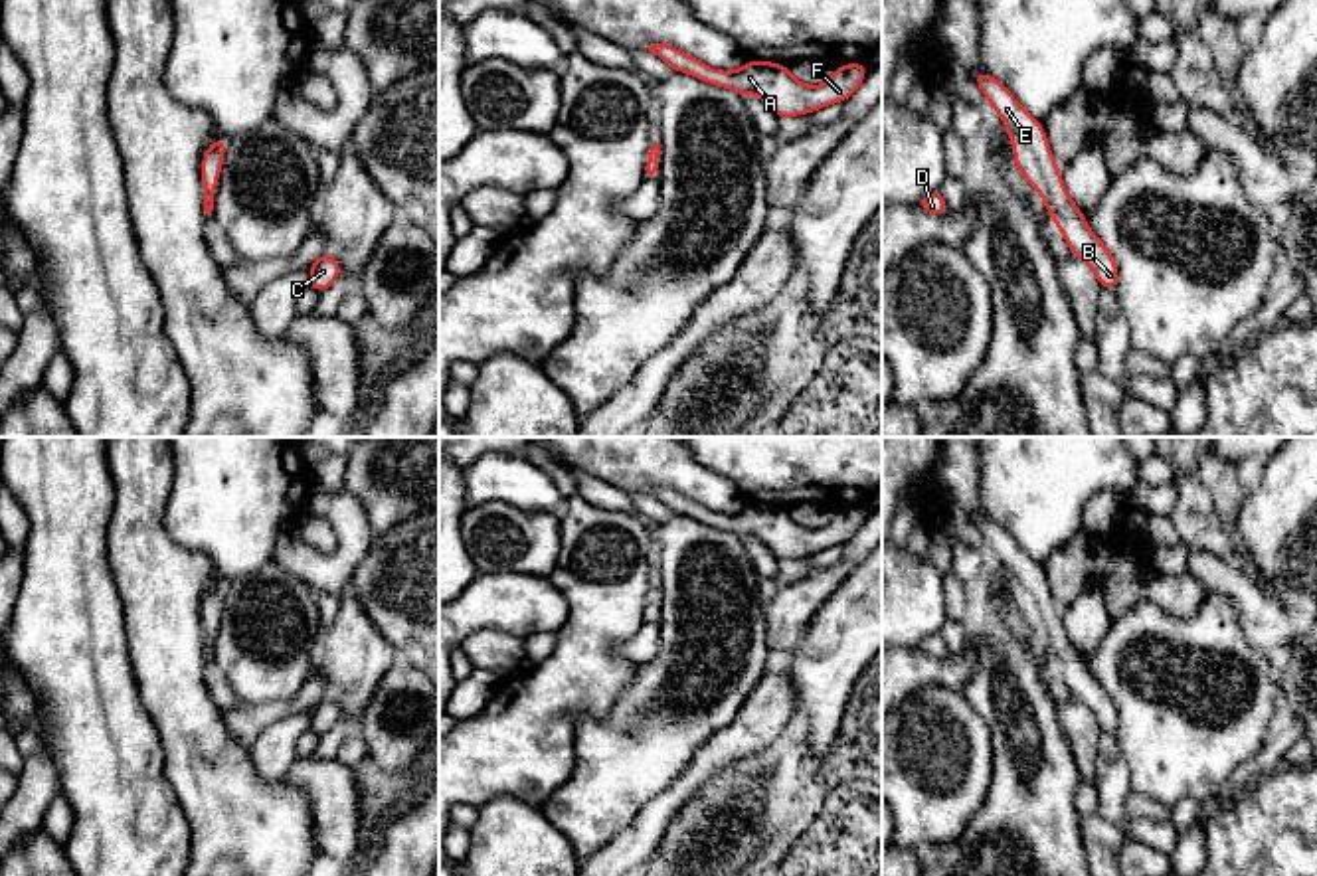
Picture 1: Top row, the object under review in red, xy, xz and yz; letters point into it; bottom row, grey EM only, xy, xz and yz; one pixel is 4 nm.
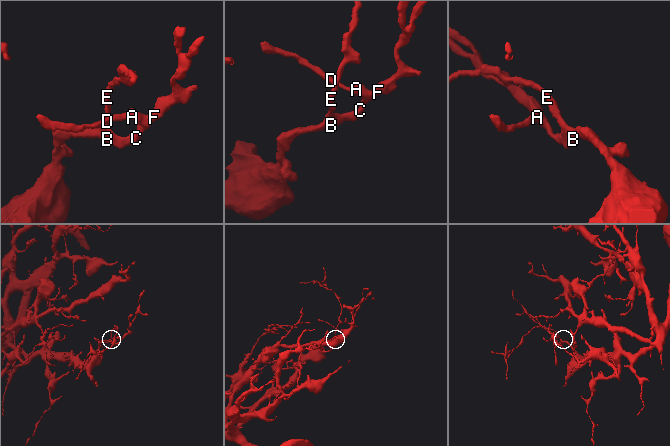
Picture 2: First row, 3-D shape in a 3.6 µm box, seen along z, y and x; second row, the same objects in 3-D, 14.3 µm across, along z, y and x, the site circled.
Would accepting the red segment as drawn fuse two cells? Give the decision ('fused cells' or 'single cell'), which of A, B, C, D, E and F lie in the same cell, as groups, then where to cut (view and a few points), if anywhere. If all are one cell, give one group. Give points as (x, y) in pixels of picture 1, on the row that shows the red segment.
single cell; groups A B C D E F; cut none

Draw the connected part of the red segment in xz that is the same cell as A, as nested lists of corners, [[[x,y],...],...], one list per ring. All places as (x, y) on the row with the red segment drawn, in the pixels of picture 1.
[[[651,44],[649,51],[666,61],[674,71],[740,95],[761,97],[777,117],[807,115],[831,103],[844,103],[868,73],[866,63],[846,63],[836,67],[827,83],[811,87],[797,81],[783,63],[749,59],[738,71],[720,71],[668,44]]]

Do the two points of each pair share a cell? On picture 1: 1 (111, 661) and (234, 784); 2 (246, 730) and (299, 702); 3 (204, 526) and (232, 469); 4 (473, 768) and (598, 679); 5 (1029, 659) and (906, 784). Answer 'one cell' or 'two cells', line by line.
1: two cells
2: one cell
3: one cell
4: one cell
5: two cells

